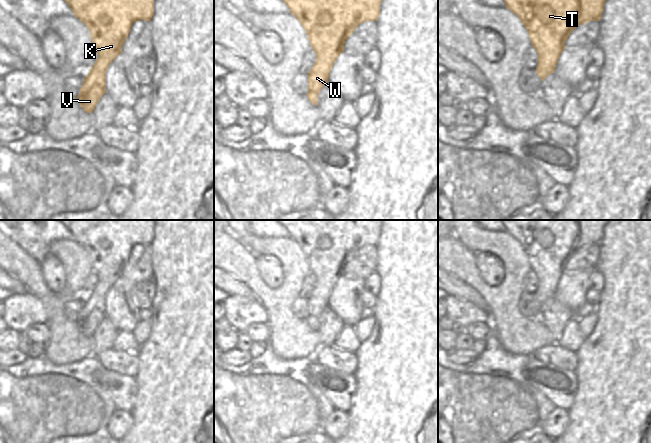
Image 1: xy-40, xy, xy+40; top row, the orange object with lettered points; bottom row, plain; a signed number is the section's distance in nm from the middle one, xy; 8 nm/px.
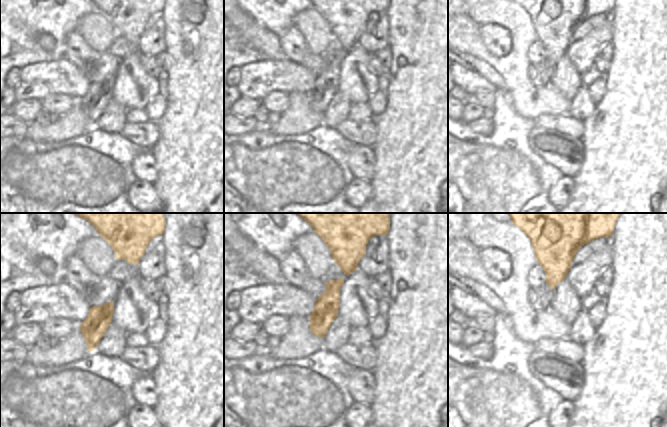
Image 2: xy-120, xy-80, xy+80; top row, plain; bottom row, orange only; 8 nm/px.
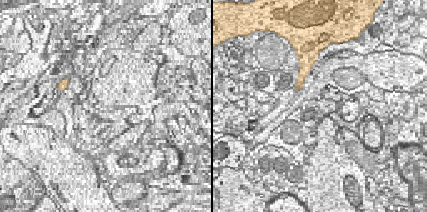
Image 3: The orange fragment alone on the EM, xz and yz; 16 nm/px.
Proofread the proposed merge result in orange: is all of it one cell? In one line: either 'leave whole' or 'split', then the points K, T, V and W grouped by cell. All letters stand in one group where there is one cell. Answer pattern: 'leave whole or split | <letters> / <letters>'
leave whole | K T V W

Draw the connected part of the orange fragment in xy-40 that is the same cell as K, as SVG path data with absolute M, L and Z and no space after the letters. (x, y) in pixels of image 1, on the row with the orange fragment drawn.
M64 0L89 30L98 55L83 80L76 97L87 113L92 113L106 93L106 70L122 53L122 46L135 21L150 21L154 0Z

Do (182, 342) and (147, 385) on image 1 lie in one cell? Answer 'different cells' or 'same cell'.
same cell

